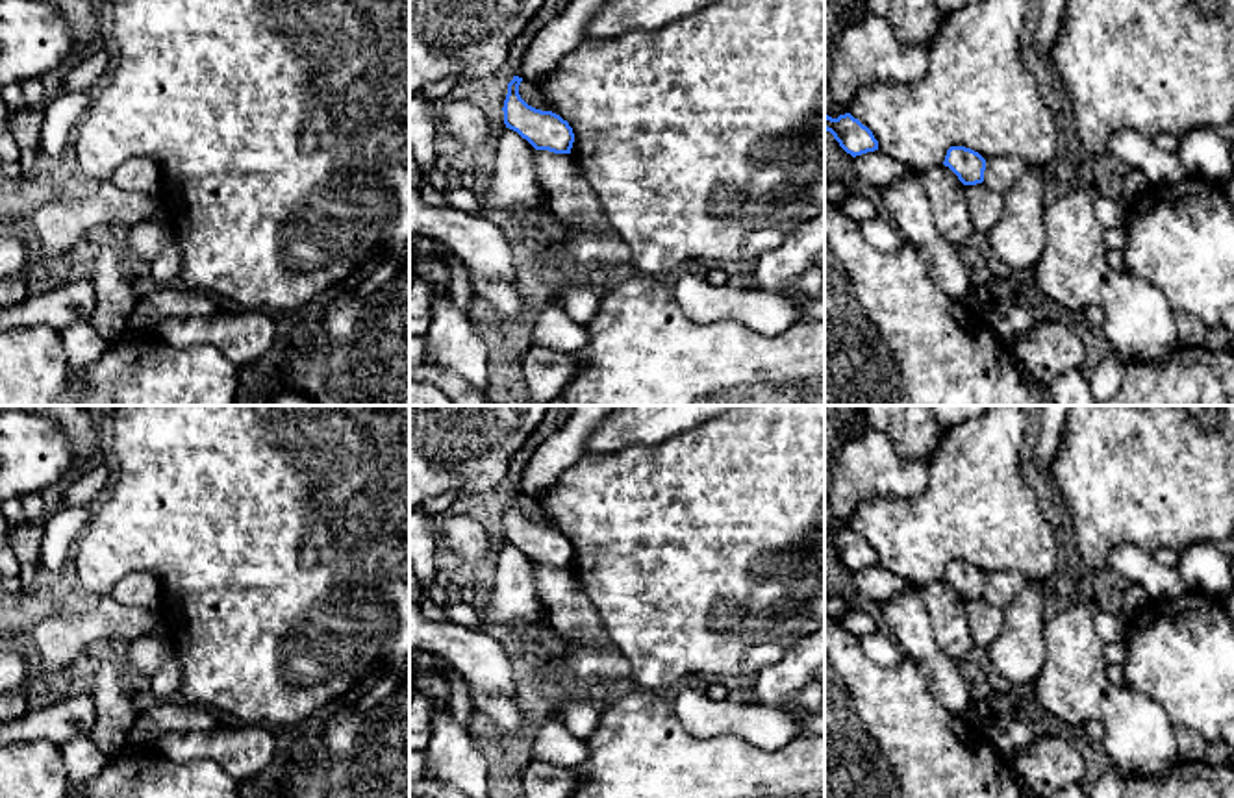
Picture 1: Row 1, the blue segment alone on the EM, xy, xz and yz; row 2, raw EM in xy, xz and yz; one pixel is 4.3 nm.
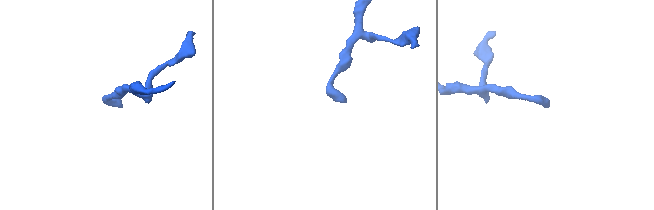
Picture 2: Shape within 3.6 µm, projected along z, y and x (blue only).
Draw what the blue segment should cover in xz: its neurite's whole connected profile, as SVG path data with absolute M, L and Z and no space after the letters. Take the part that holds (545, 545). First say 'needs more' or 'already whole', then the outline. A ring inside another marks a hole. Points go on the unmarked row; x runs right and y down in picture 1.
already whole; M513 491L508 498L508 509L502 522L506 542L517 546L535 565L571 568L574 548L569 537L552 526L541 526L528 520L519 509L521 496L523 493Z

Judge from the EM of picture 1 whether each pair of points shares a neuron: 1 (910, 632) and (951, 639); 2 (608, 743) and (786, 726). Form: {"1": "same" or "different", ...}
{"1": "different", "2": "different"}

